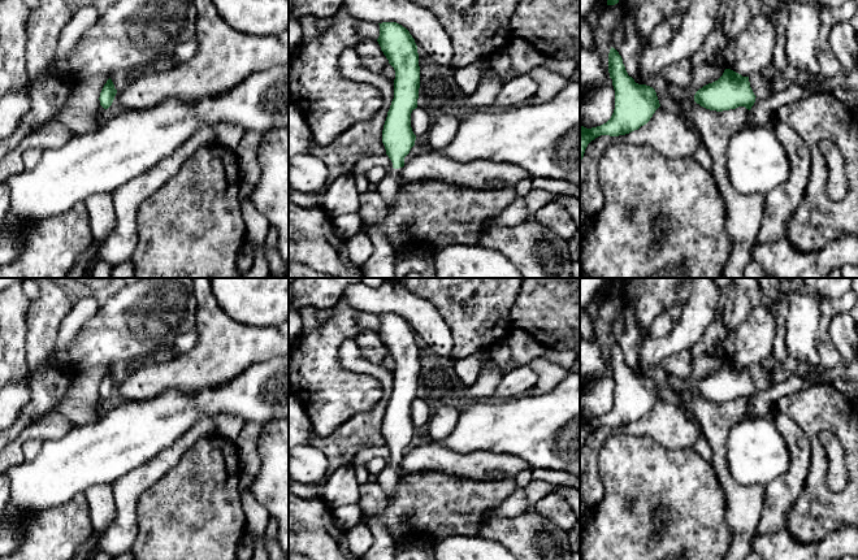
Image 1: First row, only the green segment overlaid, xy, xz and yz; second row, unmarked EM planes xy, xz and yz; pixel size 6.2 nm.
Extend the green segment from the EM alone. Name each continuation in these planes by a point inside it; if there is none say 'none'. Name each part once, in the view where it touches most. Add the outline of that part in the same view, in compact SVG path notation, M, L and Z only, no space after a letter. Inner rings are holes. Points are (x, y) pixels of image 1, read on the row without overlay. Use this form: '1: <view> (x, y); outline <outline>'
1: xz (388, 478); outline M390 452L390 461L386 468L377 474L377 483L385 491L387 496L393 496L398 487L398 468L402 464L402 459L394 460L393 453Z

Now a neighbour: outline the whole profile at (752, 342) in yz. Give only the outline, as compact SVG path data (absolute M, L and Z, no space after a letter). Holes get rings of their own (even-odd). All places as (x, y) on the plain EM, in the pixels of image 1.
M755 301L749 317L728 331L724 348L728 360L750 368L772 355L776 322L768 307Z

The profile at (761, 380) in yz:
M755 364L750 366L749 373L754 386L760 391L770 388L776 381L763 372L763 368L760 364Z

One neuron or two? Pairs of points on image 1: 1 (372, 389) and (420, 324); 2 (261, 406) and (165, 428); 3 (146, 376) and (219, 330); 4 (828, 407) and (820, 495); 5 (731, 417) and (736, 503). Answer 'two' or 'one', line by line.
1: two
2: one
3: one
4: one
5: one

